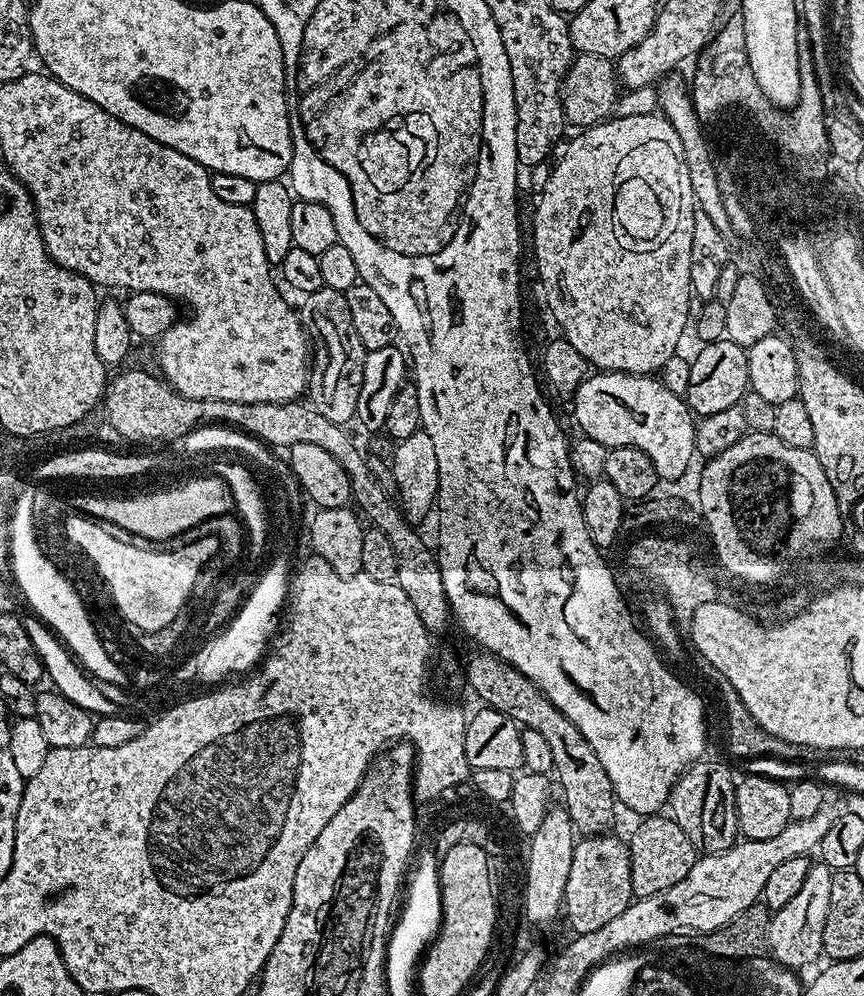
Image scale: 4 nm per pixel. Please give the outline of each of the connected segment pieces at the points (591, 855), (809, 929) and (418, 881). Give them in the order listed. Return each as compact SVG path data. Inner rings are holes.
M612 835L585 836L576 841L562 905L563 915L568 915L568 924L573 928L573 933L590 934L590 930L598 930L606 926L606 922L618 918L618 914L633 903L628 846L623 839L620 841Z
M822 862L813 863L806 874L806 882L802 882L802 890L786 902L786 906L775 909L771 913L768 928L768 949L778 963L785 969L801 970L811 960L821 959L823 944L822 932L826 924L827 908L830 906L830 886L833 869Z
M428 848L419 854L411 873L412 880L408 888L408 896L397 917L386 942L385 949L385 980L404 980L404 972L414 972L423 952L432 942L443 919L441 910L441 892L439 876L439 859L435 851ZM418 862L417 866L416 863Z

